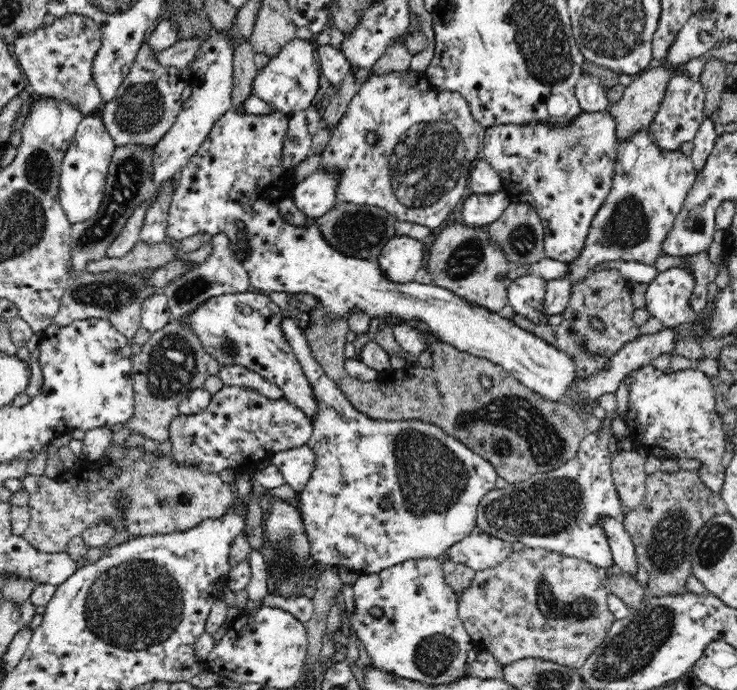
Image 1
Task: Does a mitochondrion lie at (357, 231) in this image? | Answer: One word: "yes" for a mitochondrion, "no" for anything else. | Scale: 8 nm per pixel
yes

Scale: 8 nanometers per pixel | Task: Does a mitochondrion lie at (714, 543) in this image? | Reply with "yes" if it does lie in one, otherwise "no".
yes

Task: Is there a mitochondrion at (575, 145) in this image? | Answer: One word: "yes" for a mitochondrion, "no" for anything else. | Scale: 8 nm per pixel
yes

